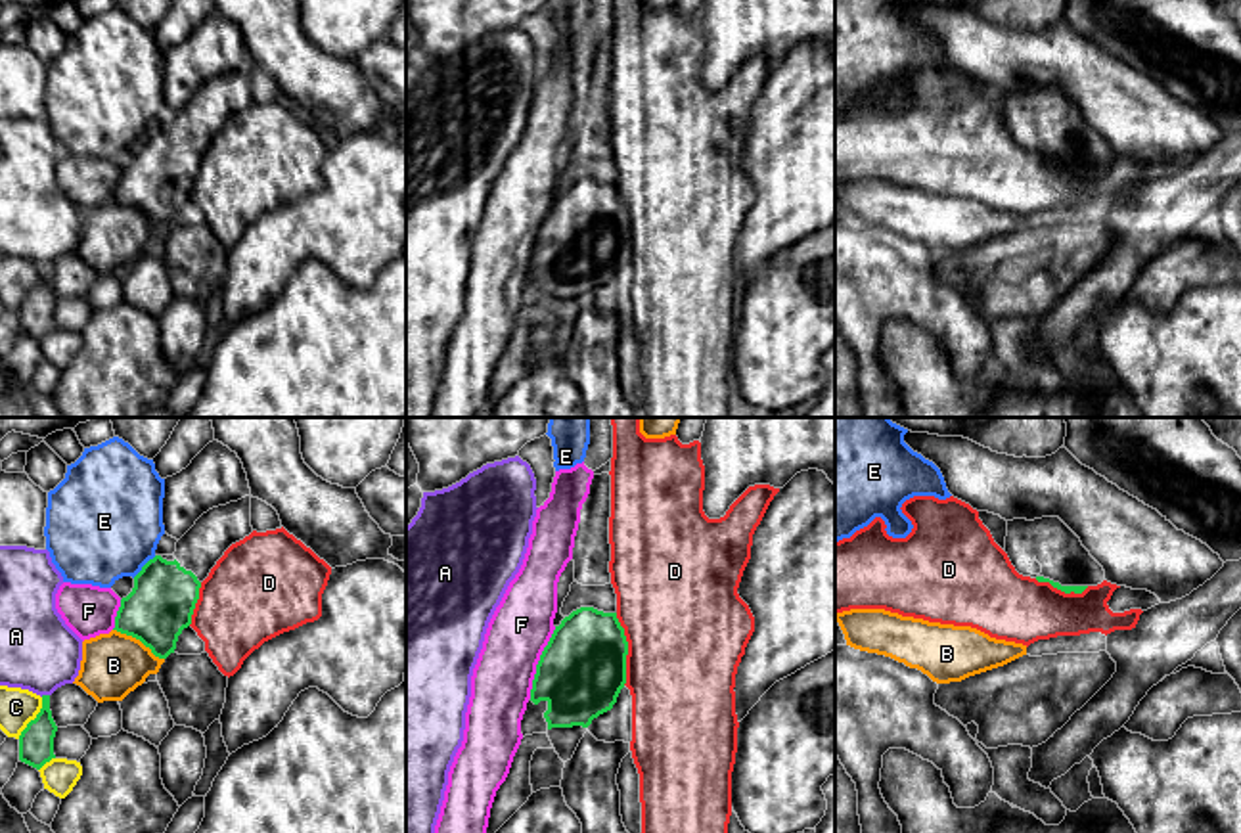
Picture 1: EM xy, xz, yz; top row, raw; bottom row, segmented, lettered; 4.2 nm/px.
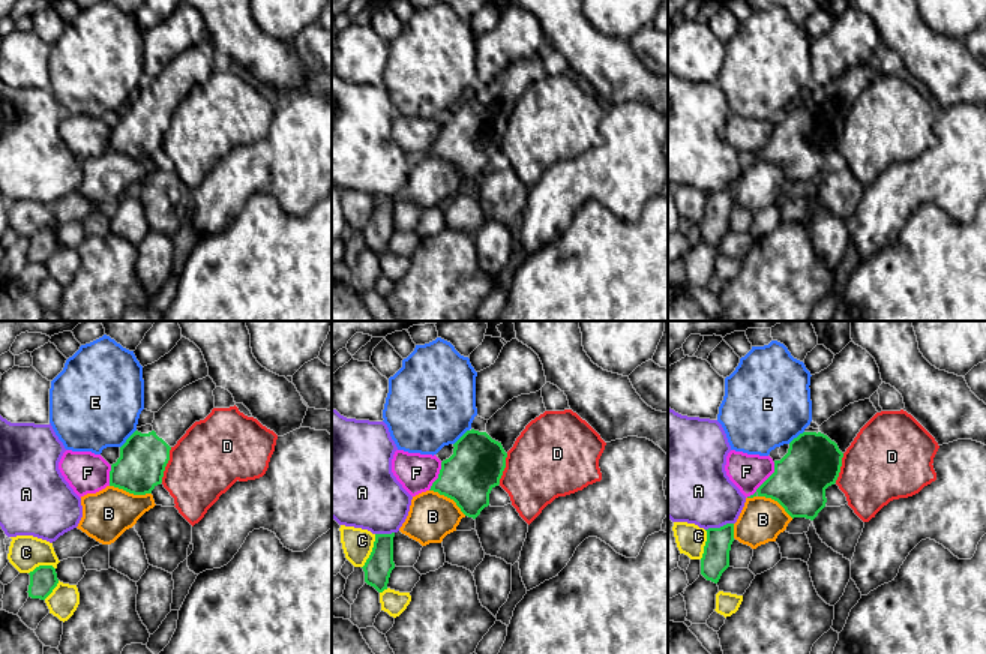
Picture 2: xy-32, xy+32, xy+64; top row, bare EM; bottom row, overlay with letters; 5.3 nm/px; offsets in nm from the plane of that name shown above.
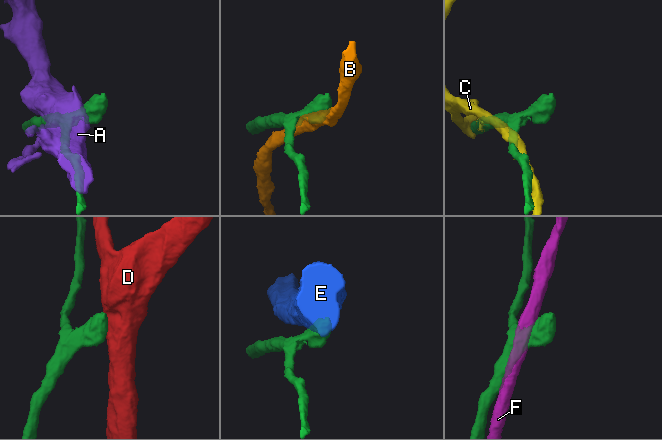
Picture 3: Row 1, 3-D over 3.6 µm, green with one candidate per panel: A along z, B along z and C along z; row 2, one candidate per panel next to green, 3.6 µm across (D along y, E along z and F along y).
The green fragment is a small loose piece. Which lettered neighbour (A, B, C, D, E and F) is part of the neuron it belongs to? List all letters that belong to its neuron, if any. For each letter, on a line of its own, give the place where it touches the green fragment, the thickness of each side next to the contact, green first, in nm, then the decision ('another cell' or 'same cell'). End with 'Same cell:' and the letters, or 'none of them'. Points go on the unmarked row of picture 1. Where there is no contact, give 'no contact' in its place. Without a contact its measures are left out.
A: contact xy (45, 267); calibres 140 and 320 nm; another cell
B: contact xy (138, 209); calibres 280 and 260 nm; another cell
C: contact xy (35, 290); calibres 140 and 160 nm; another cell
D: contact xz (627, 221); calibres 360 and 480 nm; another cell
E: contact xy (144, 136); calibres 280 and 480 nm; another cell
F: contact xz (539, 234); calibres 360 and 260 nm; another cell
Same cell: none of them

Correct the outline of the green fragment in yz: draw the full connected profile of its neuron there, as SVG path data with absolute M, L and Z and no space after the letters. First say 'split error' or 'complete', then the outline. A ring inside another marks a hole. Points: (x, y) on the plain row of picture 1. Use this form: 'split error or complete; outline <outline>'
split error; outline M1059 88L1007 92L1004 123L1019 146L1065 165L1082 165L1105 151L1103 138Z

